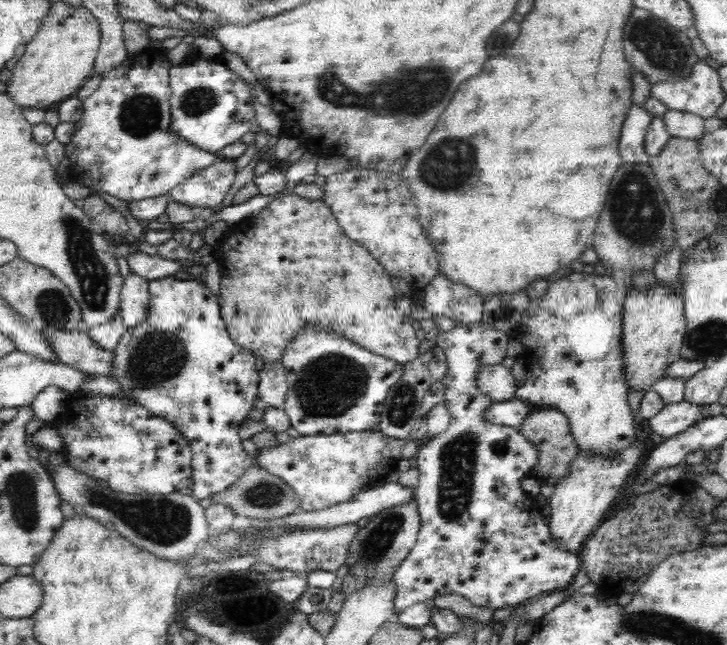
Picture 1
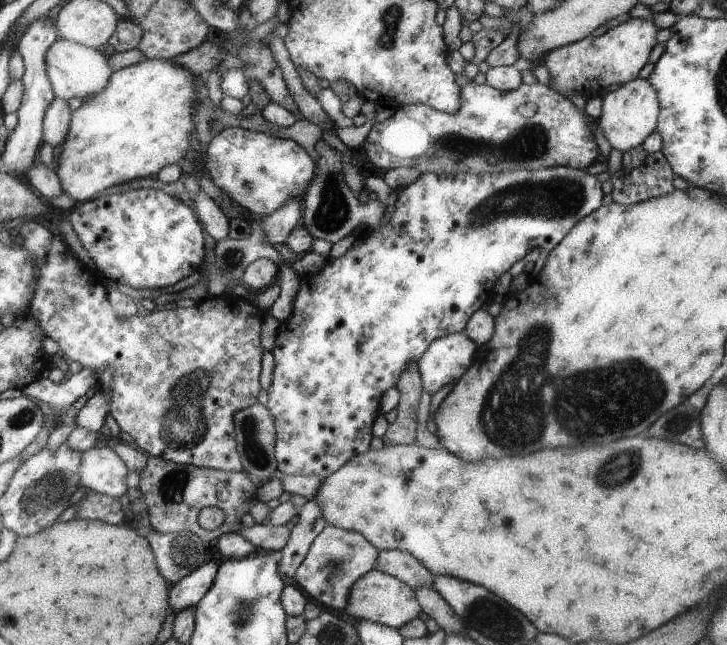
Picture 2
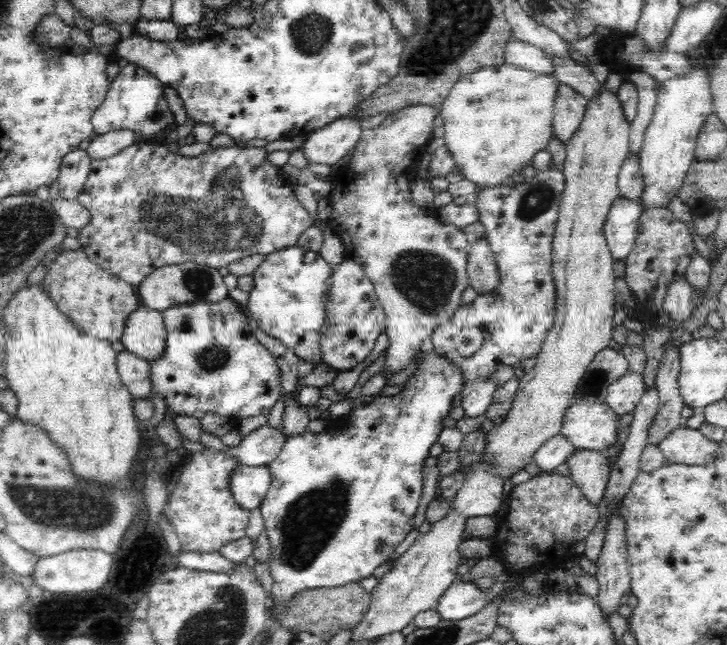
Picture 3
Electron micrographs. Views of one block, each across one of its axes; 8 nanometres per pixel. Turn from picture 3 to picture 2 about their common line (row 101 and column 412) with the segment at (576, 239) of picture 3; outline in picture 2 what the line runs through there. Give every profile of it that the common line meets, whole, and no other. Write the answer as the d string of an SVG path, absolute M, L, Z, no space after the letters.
M374 568L353 583L352 592L348 596L348 606L345 610L351 619L371 620L399 629L409 620L417 618L420 607L417 606L417 603L409 585Z

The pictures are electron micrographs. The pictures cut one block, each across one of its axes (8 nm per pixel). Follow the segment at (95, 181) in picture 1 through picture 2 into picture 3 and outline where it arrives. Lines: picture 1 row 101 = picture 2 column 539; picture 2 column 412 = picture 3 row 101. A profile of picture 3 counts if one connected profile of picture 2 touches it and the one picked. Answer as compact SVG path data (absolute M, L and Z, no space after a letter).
M128 63L110 82L104 102L94 111L91 118L93 131L101 135L110 131L130 130L142 144L161 141L166 132L176 127L175 115L164 99L164 89L165 87L140 68L140 65Z

